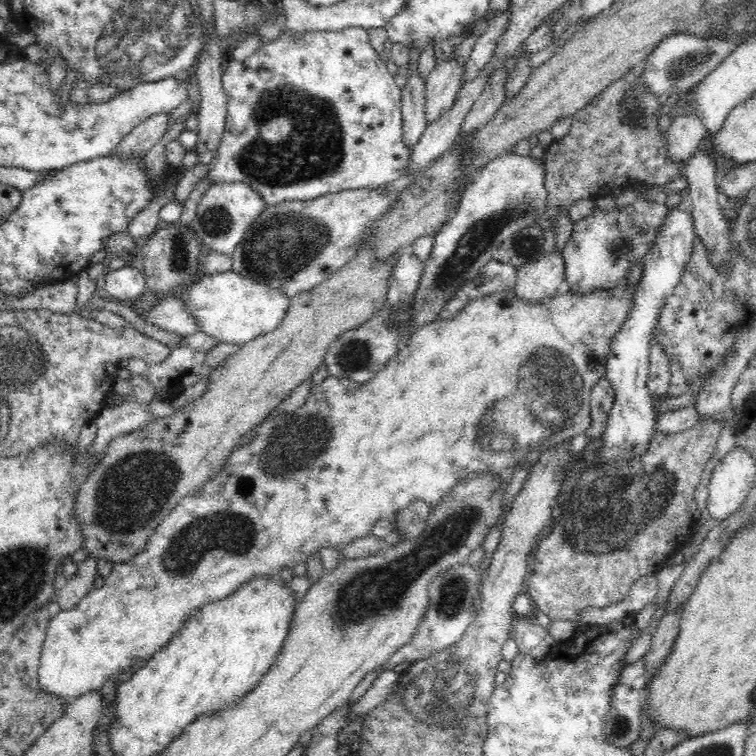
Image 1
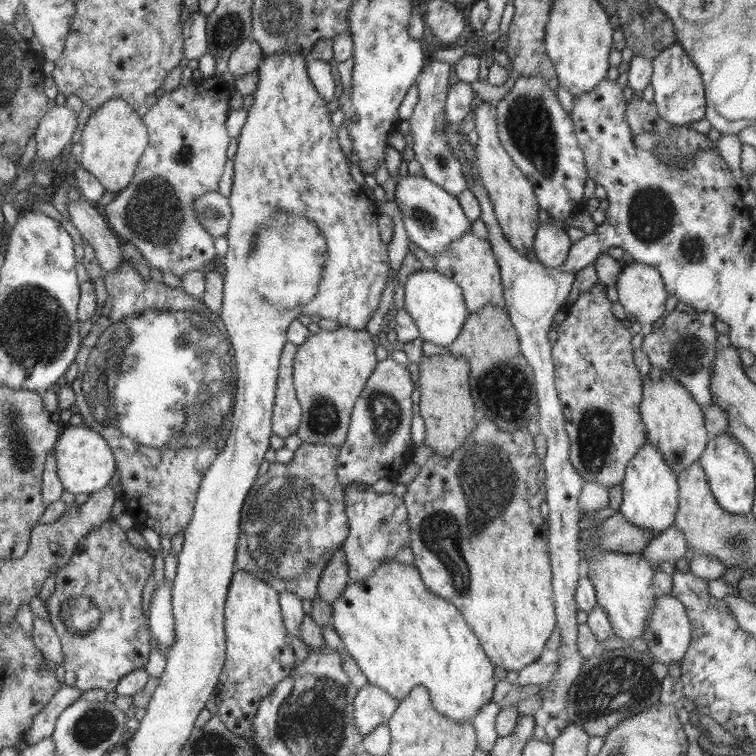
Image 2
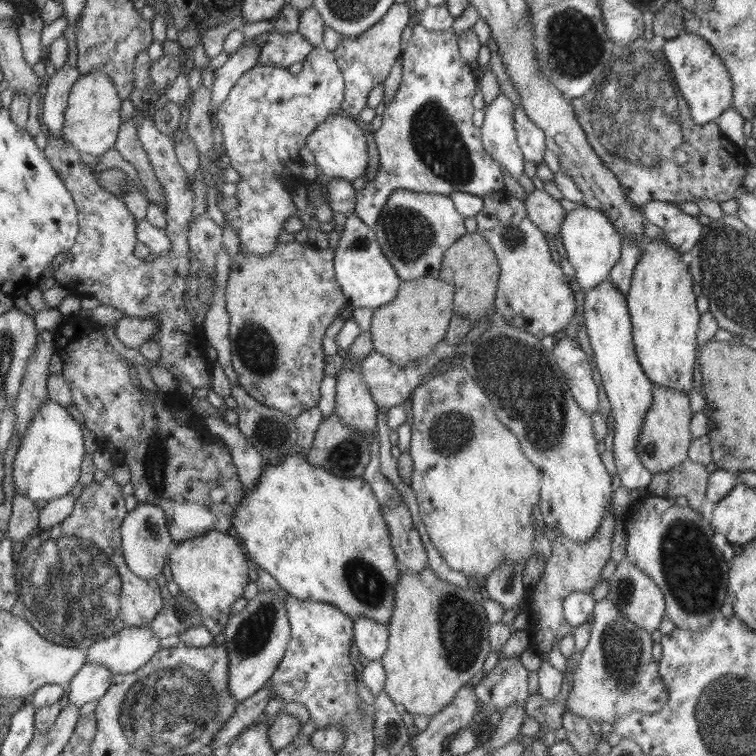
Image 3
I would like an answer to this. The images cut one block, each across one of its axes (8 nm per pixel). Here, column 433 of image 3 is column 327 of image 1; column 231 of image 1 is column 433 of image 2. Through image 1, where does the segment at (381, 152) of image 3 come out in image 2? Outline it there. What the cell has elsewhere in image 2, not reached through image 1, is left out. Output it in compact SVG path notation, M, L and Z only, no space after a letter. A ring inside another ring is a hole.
M434 58L430 64L422 68L415 84L418 87L418 104L414 106L414 112L409 118L409 123L411 126L410 134L414 139L412 148L415 159L420 162L424 177L452 194L452 196L457 197L460 192L467 190L468 186L464 173L462 173L462 164L456 158L456 154L450 150L448 140L444 136L444 133L446 133L444 127L449 122L446 119L444 105L448 89L451 86L450 72L452 72L452 65L448 61L439 61Z

